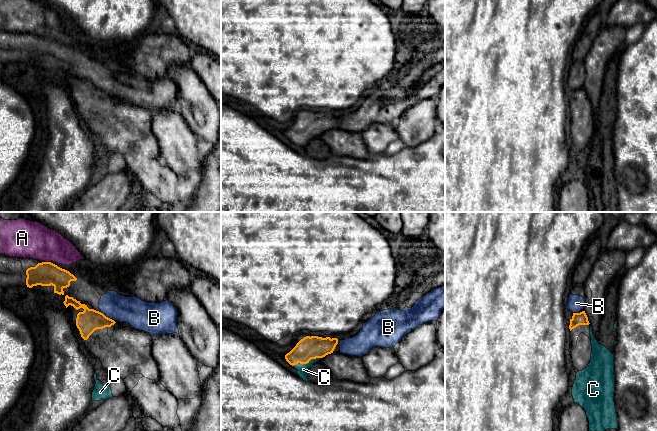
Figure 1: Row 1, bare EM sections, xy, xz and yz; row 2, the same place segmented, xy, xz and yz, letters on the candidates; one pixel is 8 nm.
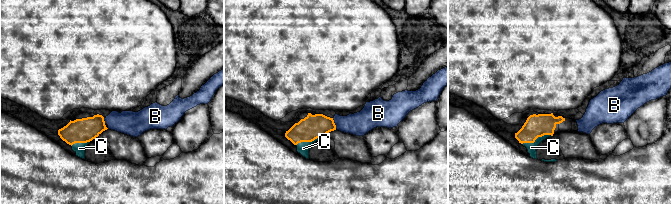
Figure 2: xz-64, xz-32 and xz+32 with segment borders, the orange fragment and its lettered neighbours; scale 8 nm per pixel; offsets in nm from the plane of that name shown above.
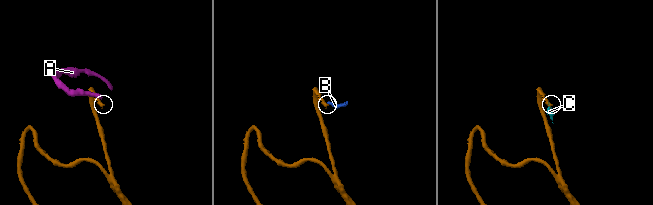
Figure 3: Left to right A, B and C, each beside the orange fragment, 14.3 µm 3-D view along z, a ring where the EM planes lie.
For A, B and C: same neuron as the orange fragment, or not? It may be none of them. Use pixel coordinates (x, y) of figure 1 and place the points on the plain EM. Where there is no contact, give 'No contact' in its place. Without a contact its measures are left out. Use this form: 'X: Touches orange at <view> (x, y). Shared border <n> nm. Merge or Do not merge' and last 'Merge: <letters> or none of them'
A: Touches orange at xy (47, 38). Shared border 40 nm. Do not merge
B: Touches orange at xy (109, 94). Shared border 90 nm. Do not merge
C: Touches orange at xz (307, 138). Shared border 240 nm. Do not merge
Merge: none of them

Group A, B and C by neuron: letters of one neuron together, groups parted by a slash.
A B / C

